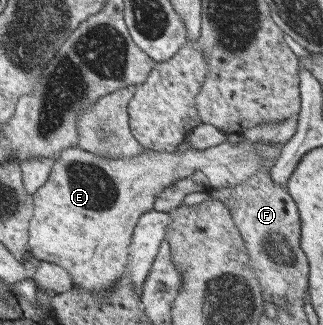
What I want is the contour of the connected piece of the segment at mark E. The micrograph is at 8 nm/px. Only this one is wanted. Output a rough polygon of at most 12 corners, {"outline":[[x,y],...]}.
{"outline":[[282,145],[107,159],[67,148],[33,195],[32,253],[76,288],[127,272],[139,217],[195,171],[212,190]]}

